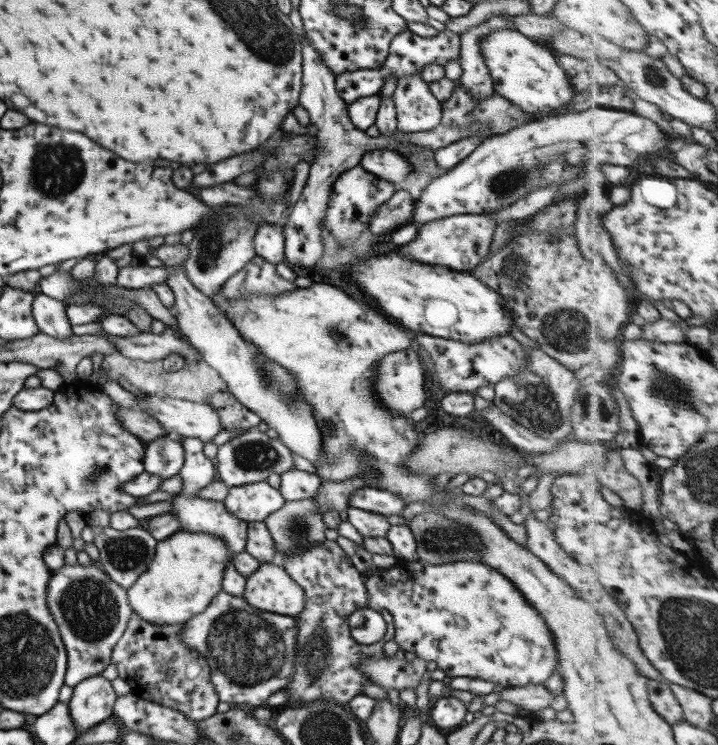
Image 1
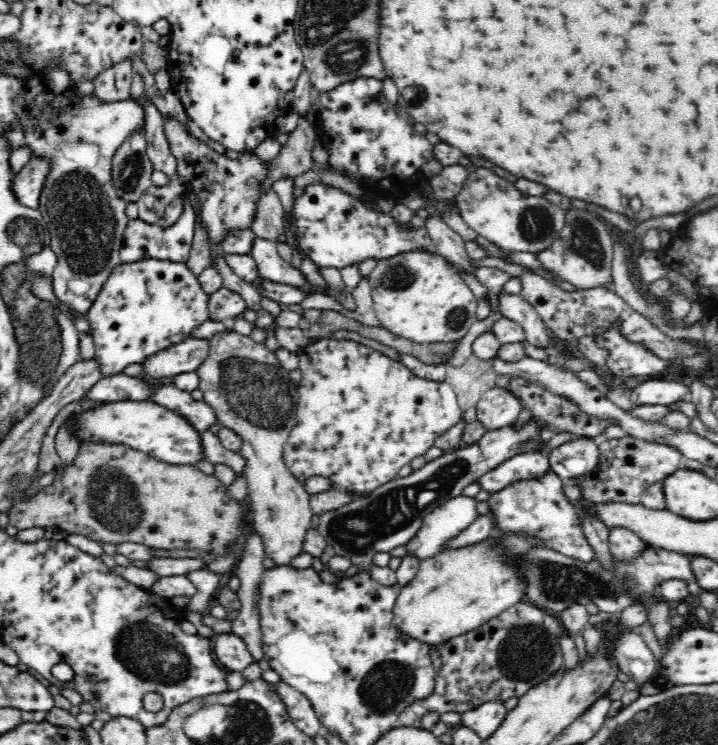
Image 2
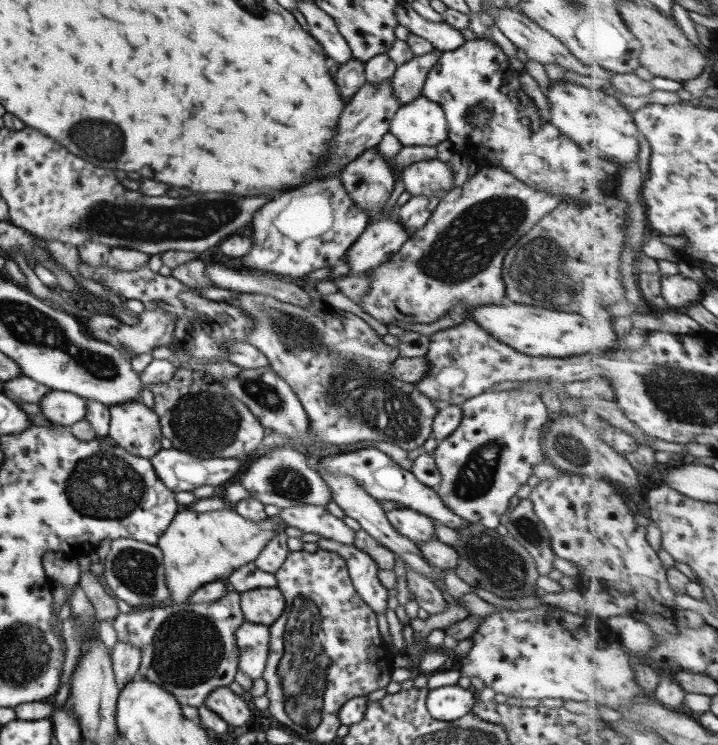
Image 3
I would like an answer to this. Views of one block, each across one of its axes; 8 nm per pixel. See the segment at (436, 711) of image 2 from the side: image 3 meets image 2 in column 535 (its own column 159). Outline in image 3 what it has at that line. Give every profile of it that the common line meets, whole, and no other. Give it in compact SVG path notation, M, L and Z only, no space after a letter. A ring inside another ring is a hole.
M228 582L226 594L211 603L182 603L170 602L160 607L134 608L128 613L120 613L112 626L116 631L118 641L123 644L138 646L142 652L140 668L136 678L150 680L170 694L181 704L199 707L204 705L208 694L222 686L228 686L234 682L234 676L238 670L238 645L236 645L236 630L245 622L241 609L241 595Z

